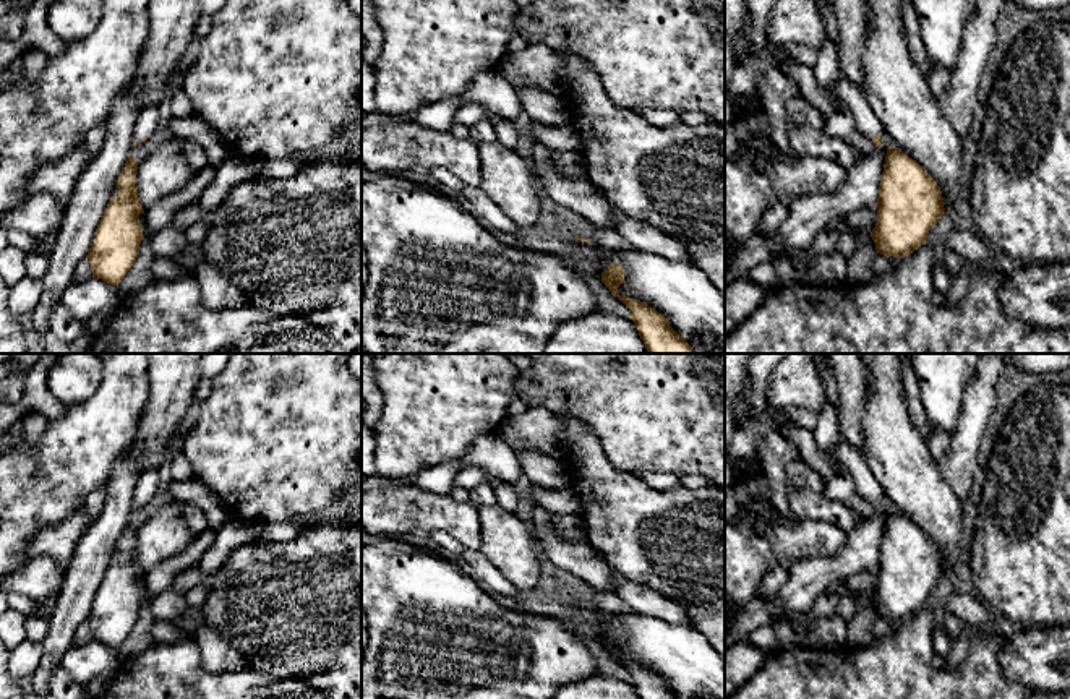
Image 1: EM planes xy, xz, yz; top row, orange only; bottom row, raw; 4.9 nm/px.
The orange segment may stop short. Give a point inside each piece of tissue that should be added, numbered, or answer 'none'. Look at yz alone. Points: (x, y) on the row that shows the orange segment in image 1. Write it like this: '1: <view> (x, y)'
1: yz (851, 94)

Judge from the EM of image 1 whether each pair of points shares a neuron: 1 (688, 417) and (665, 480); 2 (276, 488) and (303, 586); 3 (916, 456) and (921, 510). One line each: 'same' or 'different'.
1: different
2: different
3: same

